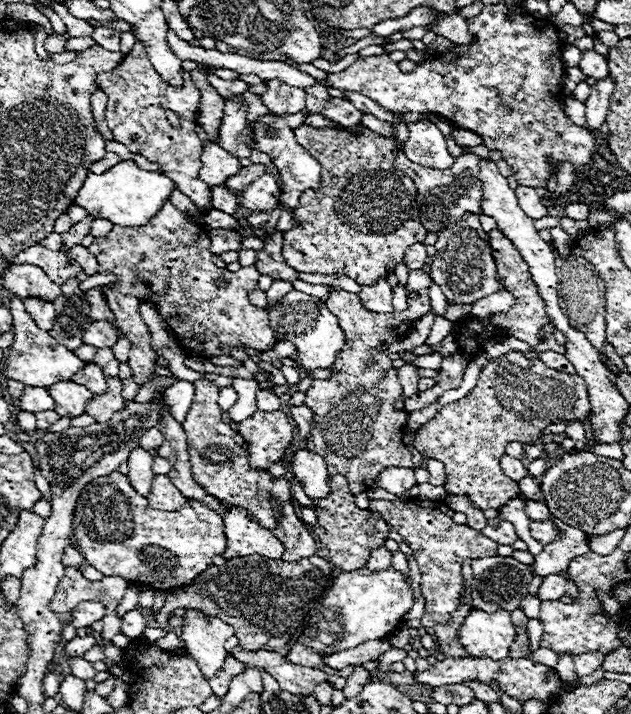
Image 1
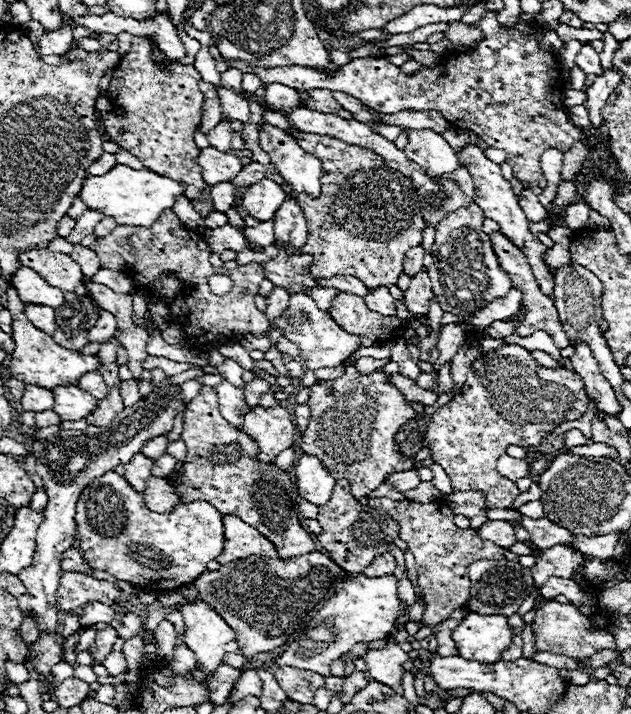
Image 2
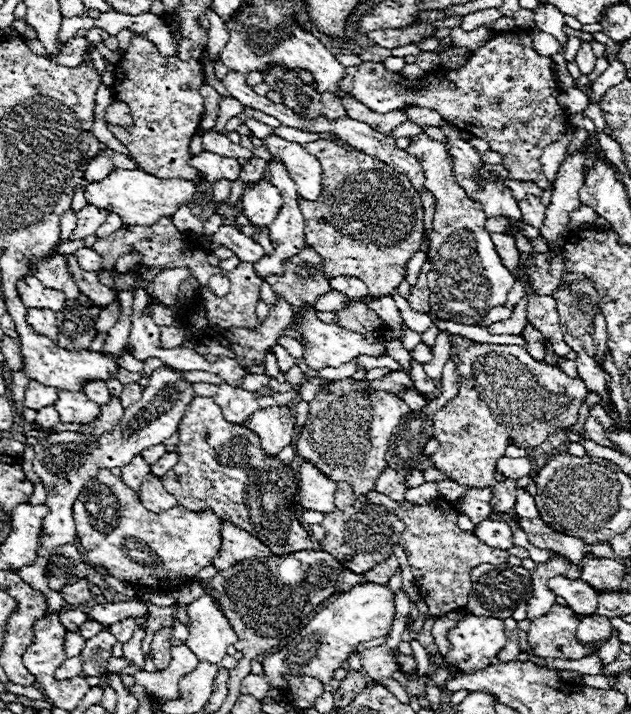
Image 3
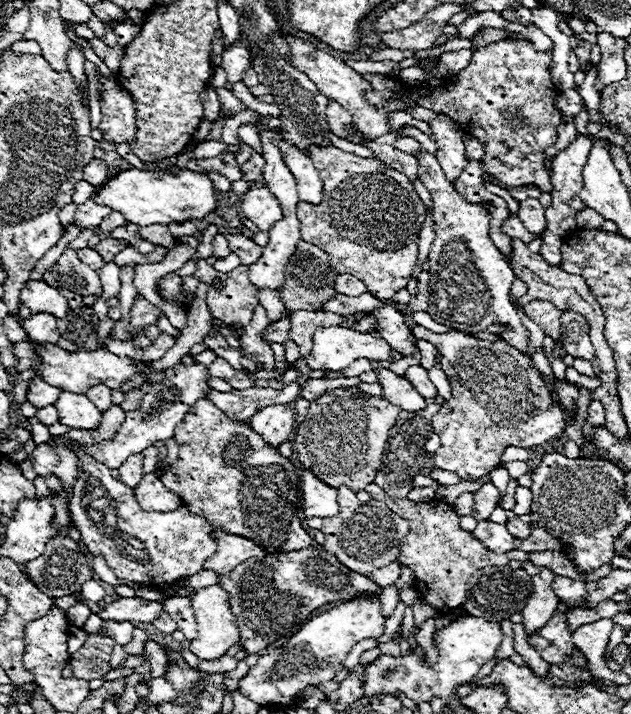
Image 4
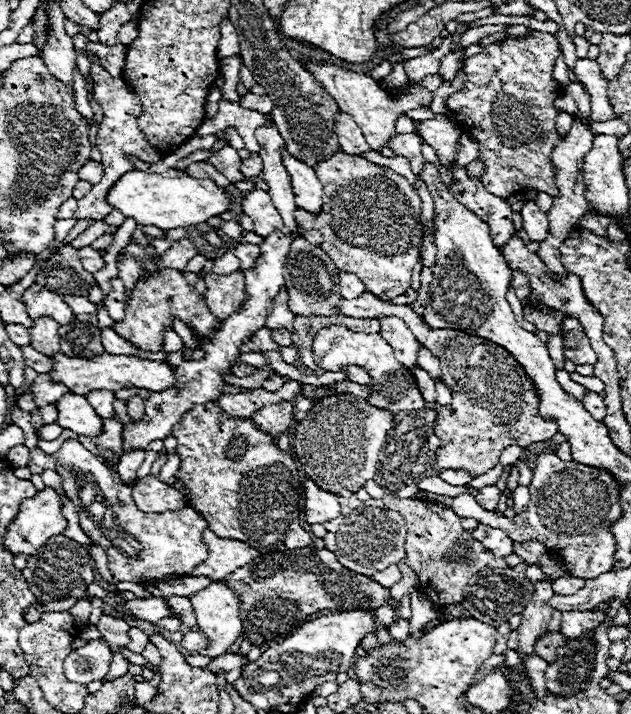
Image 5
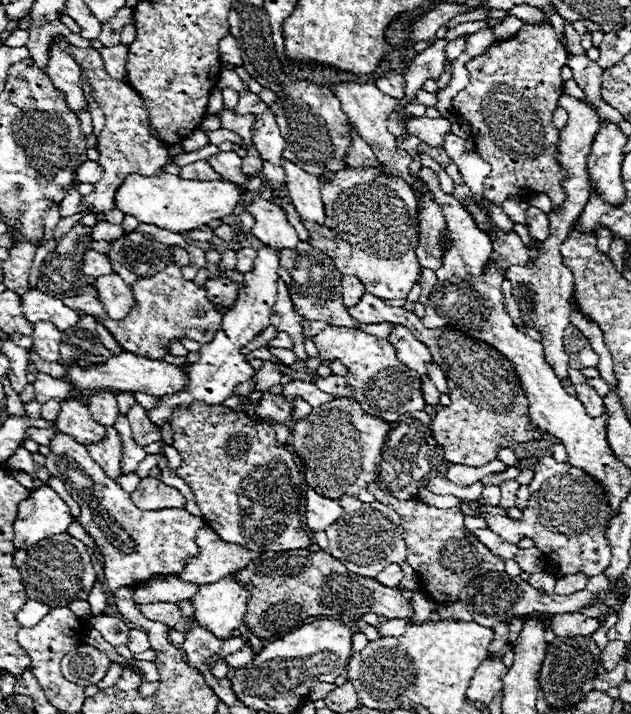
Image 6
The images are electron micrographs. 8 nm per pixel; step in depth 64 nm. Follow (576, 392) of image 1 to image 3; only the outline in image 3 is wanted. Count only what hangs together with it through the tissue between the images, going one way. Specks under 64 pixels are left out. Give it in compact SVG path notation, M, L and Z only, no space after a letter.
M452 336L452 354L458 356L458 396L448 400L440 410L434 412L434 436L438 438L440 446L432 454L432 462L438 470L446 472L456 484L470 486L470 488L482 488L490 484L494 488L494 500L492 508L498 512L510 512L516 504L516 480L506 478L506 482L498 484L494 480L496 472L496 462L498 458L504 456L504 448L508 444L520 446L520 448L534 448L542 444L548 436L568 430L576 418L578 418L578 408L582 400L588 394L588 388L584 386L582 380L572 380L568 378L562 370L552 368L548 364L536 362L524 346L498 346L498 344L484 344L484 342L474 342L464 336Z

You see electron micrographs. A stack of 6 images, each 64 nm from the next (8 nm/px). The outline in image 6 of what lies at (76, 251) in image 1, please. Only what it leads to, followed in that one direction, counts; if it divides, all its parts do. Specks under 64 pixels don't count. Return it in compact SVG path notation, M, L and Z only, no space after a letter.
M90 250L90 252L86 252L86 256L82 258L82 272L88 274L88 276L92 276L92 278L112 274L110 260L108 260L104 254L98 254L98 252Z

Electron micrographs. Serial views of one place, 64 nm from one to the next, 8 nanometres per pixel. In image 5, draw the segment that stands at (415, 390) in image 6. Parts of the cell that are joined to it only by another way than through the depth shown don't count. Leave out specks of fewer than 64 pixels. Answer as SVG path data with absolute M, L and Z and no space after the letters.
M330 324L314 336L312 350L314 350L316 364L324 370L336 372L340 370L340 366L350 366L350 364L364 368L372 378L370 382L372 394L366 400L376 408L384 408L392 414L398 414L398 412L412 412L426 406L412 372L394 358L392 346L386 340L382 340L380 334L362 334L362 332L352 332L346 326Z

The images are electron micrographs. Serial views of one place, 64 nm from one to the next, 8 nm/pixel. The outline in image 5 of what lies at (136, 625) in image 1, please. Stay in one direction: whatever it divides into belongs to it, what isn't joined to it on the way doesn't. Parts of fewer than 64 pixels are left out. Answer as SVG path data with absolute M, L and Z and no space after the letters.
M104 614L100 616L96 628L102 632L102 638L114 646L126 646L130 642L130 636L128 636L130 626L120 618Z

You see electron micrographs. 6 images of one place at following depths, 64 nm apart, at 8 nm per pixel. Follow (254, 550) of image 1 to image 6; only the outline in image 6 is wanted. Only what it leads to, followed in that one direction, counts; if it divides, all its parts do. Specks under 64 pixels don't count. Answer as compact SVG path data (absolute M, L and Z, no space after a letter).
M204 526L196 532L196 544L200 556L192 556L186 560L186 566L180 574L176 574L184 582L194 584L210 584L220 580L222 576L242 570L250 564L258 554L254 550L242 548L238 544L226 544L212 528Z

